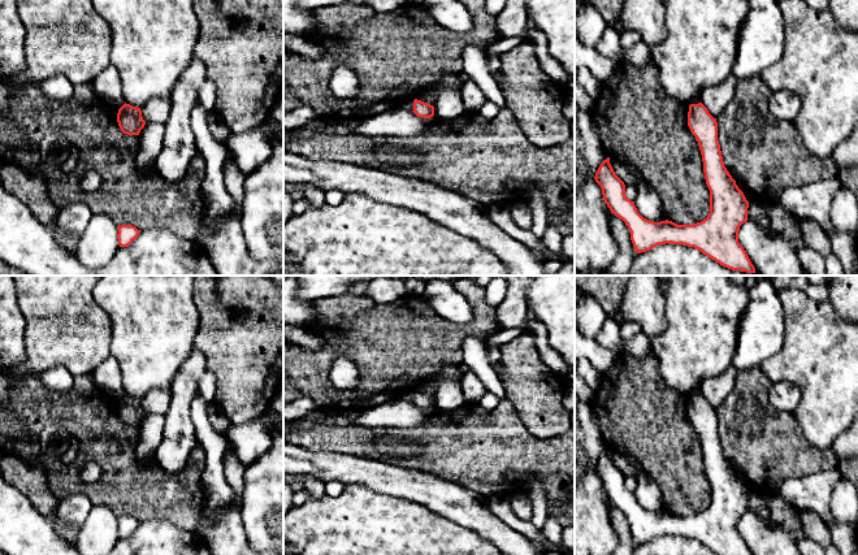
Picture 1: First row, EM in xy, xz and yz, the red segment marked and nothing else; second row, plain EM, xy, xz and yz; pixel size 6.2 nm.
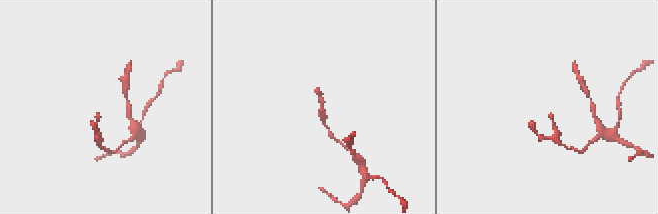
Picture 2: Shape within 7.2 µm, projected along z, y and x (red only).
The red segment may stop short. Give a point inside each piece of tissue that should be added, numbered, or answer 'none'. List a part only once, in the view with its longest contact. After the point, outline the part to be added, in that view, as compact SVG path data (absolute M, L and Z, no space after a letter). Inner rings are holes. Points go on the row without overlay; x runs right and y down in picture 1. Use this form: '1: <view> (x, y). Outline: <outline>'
none

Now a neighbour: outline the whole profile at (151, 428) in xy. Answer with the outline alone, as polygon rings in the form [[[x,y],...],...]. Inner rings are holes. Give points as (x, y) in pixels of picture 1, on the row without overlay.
[[[148,413],[139,424],[139,442],[135,450],[136,459],[143,465],[155,461],[155,452],[161,442],[164,416]]]

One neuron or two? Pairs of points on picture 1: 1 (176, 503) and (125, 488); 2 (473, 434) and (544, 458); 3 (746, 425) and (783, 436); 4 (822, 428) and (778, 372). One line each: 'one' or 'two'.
1: one
2: one
3: one
4: one

